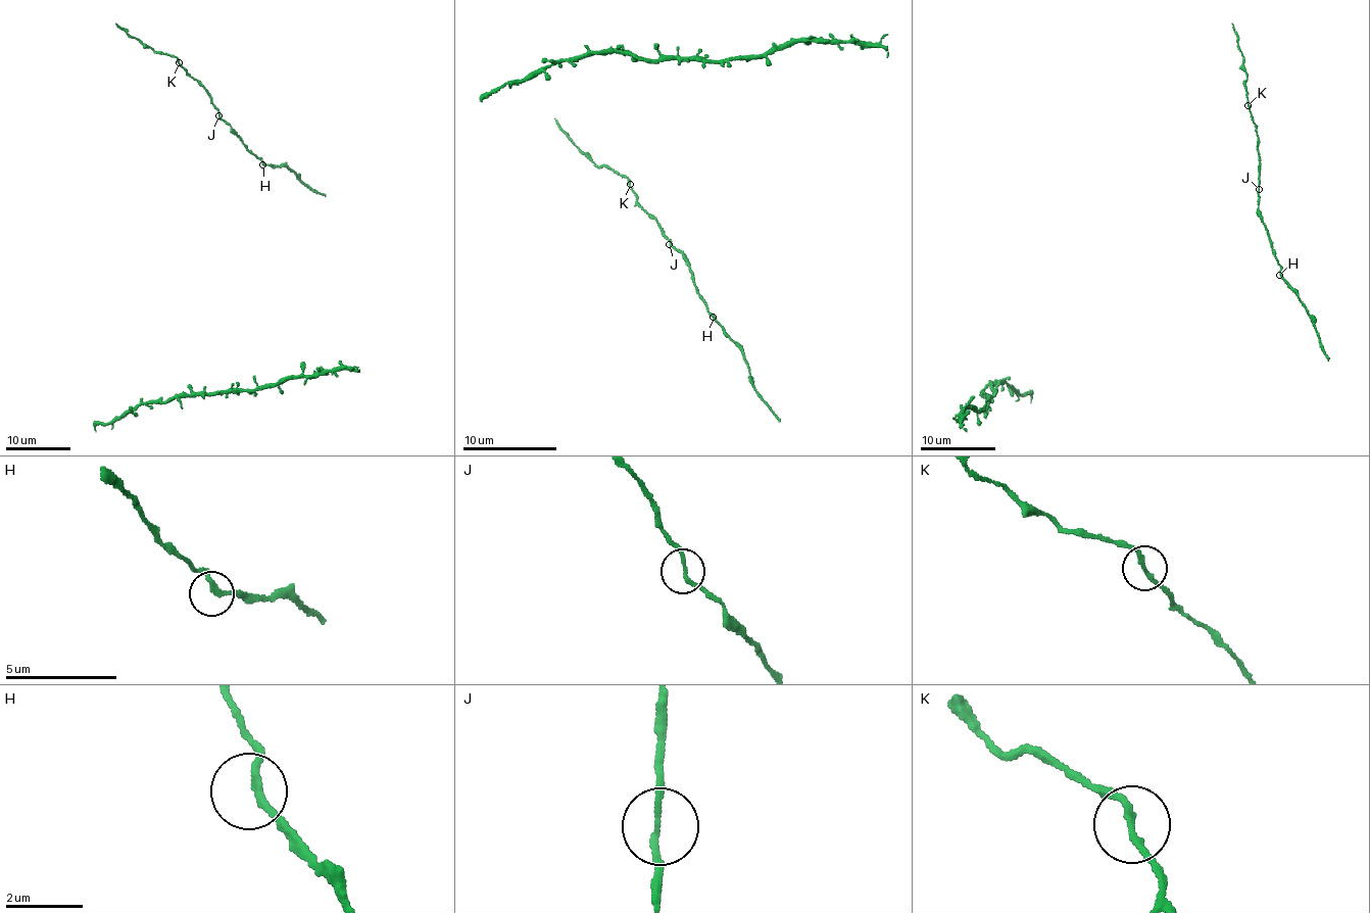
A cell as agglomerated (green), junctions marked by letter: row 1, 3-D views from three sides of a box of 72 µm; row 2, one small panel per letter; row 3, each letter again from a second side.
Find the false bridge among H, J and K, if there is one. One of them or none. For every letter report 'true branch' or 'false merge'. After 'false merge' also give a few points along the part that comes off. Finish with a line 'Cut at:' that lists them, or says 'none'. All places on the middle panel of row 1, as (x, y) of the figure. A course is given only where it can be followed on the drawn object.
H: true branch
J: true branch
K: true branch
Cut at: none

